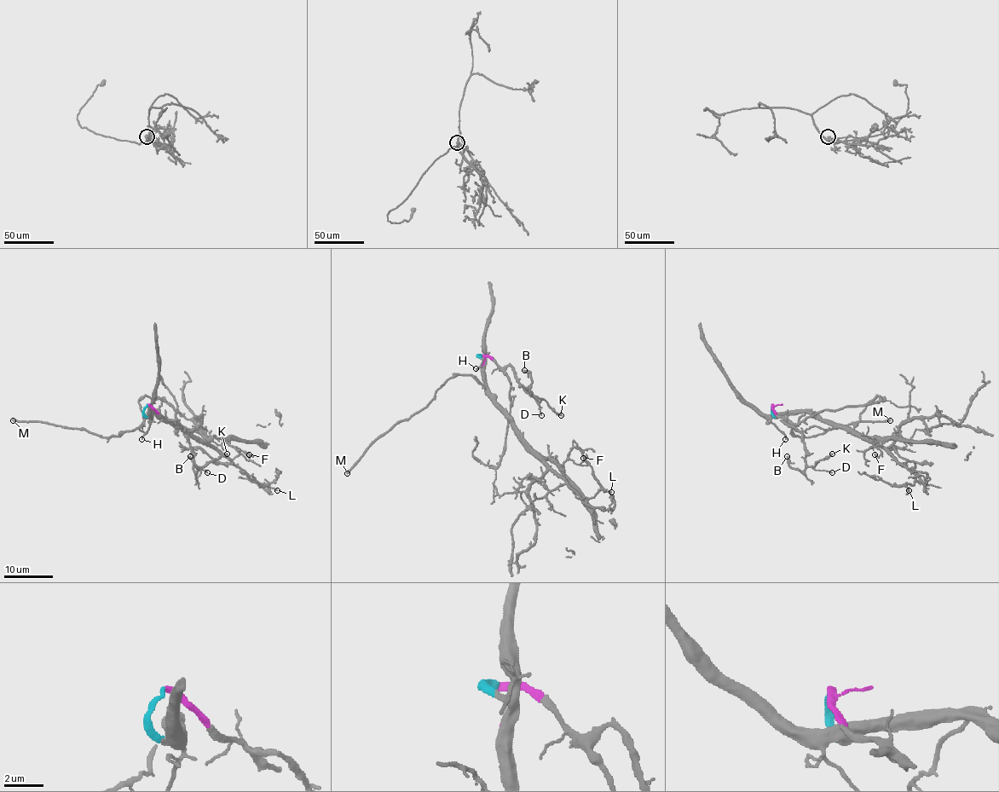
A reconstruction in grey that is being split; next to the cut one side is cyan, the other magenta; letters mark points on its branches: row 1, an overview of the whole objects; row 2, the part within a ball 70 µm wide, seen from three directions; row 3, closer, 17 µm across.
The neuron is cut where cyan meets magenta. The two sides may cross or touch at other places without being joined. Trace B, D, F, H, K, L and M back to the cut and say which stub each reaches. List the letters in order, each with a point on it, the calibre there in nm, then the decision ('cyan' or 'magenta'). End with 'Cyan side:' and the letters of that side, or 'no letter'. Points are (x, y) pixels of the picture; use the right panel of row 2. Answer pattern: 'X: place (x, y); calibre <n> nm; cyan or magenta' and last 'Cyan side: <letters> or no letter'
B: place (787, 456); calibre 200 nm; magenta
D: place (832, 472); calibre 90 nm; magenta
F: place (874, 454); calibre 100 nm; cyan
H: place (785, 439); calibre 100 nm; cyan
K: place (832, 453); calibre 150 nm; magenta
L: place (909, 490); calibre 100 nm; cyan
M: place (890, 420); calibre 300 nm; cyan
Cyan side: F, H, L, M

